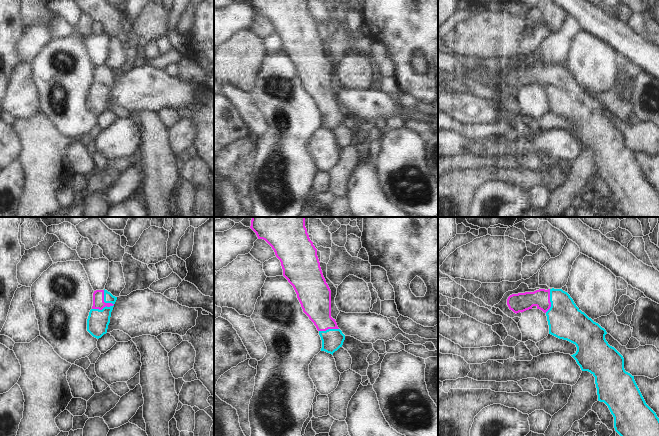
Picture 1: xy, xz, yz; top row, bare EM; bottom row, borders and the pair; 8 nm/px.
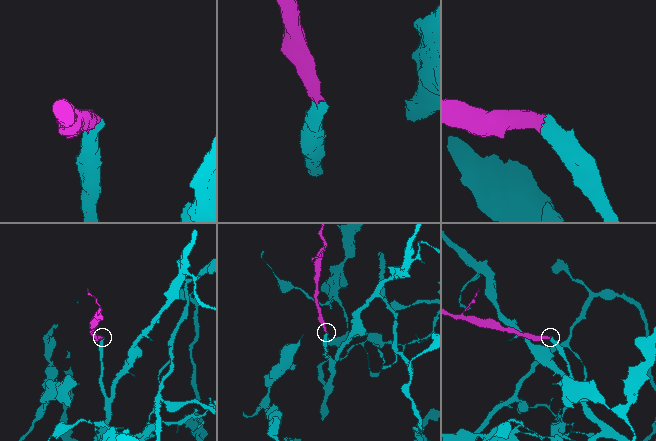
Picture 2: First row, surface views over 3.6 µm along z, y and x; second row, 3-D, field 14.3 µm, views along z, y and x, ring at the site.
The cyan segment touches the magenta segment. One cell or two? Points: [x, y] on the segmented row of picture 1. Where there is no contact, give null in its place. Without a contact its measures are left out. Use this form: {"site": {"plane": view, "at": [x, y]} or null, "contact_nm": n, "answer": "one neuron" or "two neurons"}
{"site": {"plane": "xy", "at": [111, 306]}, "contact_nm": 190, "answer": "one neuron"}

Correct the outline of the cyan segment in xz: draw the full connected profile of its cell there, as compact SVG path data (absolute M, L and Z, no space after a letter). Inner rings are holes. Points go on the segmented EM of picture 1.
M252 217L250 228L258 239L265 240L280 260L283 276L293 286L303 312L314 323L322 340L321 351L333 355L345 340L345 335L331 317L331 290L323 276L317 249L305 227L305 217Z

